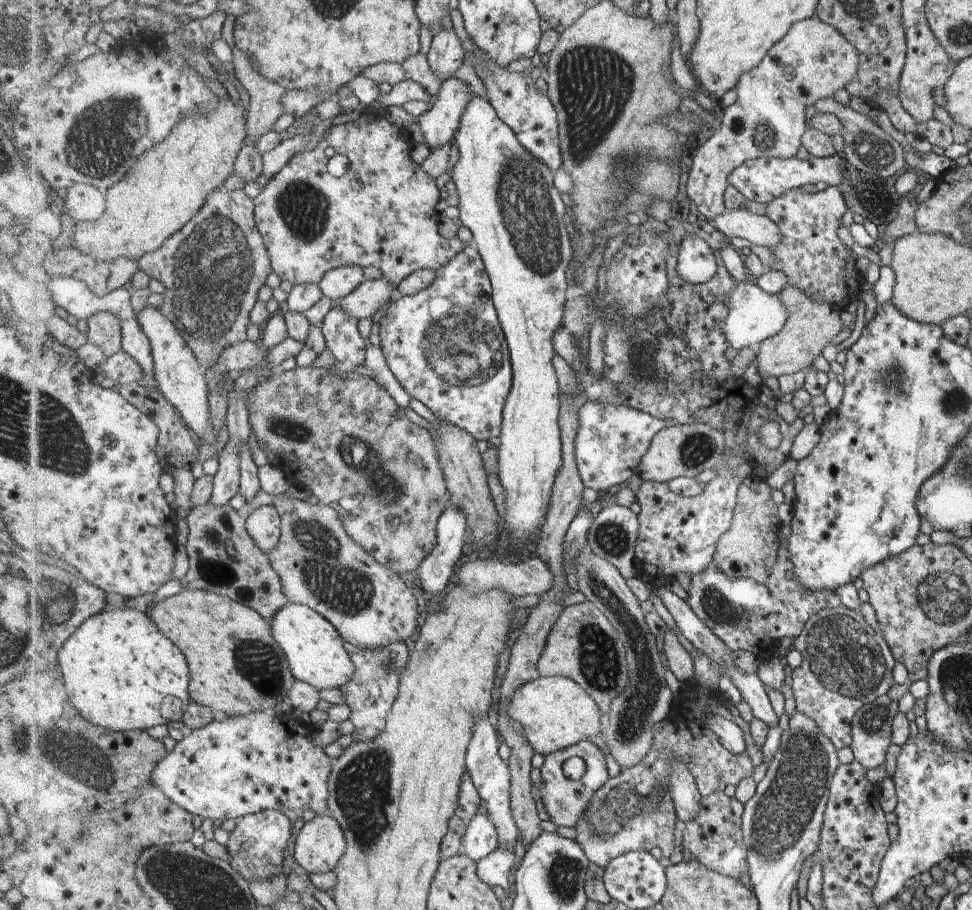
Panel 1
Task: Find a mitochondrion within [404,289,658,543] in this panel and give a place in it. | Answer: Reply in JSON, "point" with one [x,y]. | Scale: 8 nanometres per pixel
{"point":[460,351]}

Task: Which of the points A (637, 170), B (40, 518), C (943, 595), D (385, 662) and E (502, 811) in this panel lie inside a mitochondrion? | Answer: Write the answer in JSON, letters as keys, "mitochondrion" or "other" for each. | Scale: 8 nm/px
{"A":"mitochondrion","B":"other","C":"mitochondrion","D":"mitochondrion","E":"other"}

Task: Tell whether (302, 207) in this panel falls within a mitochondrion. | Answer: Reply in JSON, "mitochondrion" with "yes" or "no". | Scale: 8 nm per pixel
{"mitochondrion":"yes"}

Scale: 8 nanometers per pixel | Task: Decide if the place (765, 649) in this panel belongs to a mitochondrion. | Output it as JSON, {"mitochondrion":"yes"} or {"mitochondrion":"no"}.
{"mitochondrion":"no"}

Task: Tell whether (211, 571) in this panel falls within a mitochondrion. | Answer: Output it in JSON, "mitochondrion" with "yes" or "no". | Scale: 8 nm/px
{"mitochondrion":"yes"}

